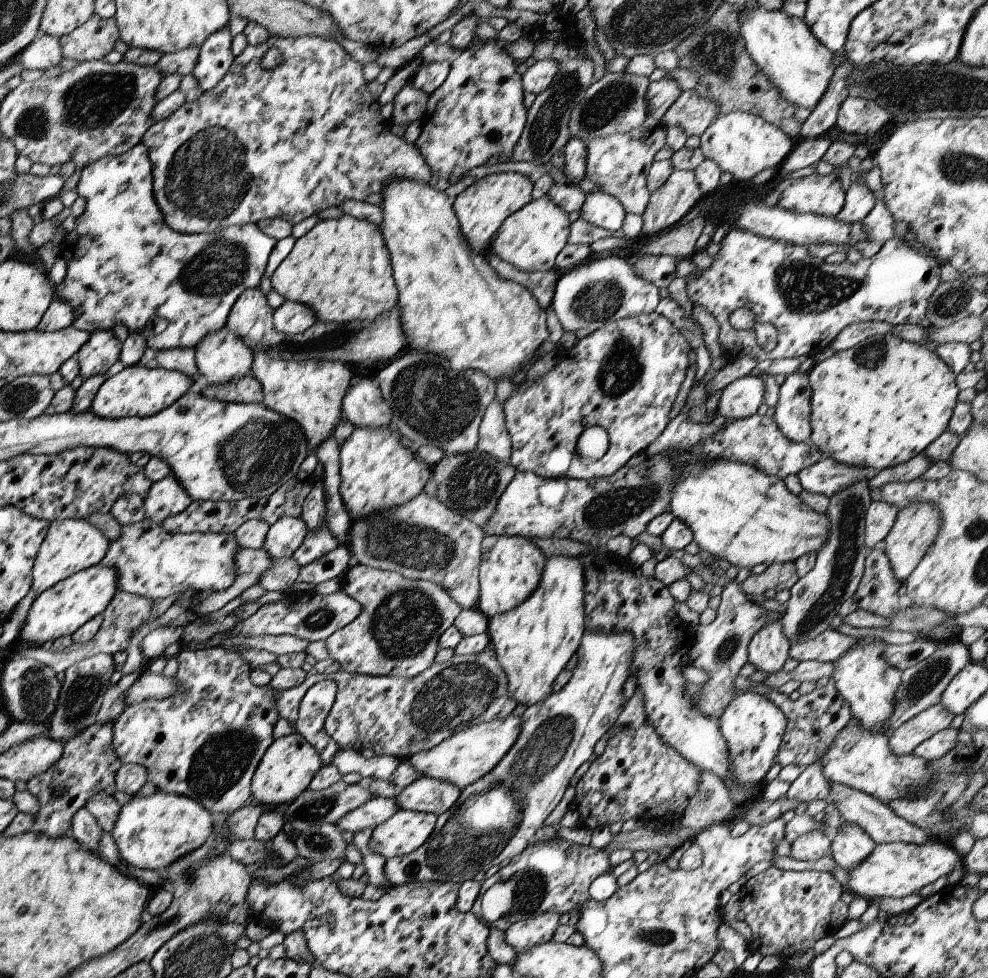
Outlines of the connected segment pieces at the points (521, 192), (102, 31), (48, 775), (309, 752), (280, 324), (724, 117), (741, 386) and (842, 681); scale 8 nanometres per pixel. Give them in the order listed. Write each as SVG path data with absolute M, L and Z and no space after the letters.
M519 173L490 174L474 182L472 186L453 199L453 210L458 218L461 234L474 253L483 254L489 251L490 244L504 220L529 204L533 183Z
M96 14L70 35L59 38L63 58L77 61L104 61L118 39L115 18L104 19Z
M114 721L96 722L90 726L84 733L77 735L71 742L68 742L63 748L63 754L60 760L56 762L46 772L35 775L30 780L30 792L37 799L40 809L33 816L32 829L36 834L46 835L50 838L59 838L65 835L70 829L72 818L77 811L85 807L86 802L97 793L114 795L117 790L115 779L116 774L121 770L124 763L114 753L113 735Z
M299 733L278 738L270 744L262 756L251 781L251 796L260 805L281 805L294 801L302 792L309 789L315 775L324 766L319 751Z
M285 301L273 313L273 328L284 337L302 335L317 321L315 313L307 305L293 301Z
M737 111L718 115L701 135L701 150L736 181L751 180L768 168L779 168L794 150L794 142L780 128L755 113Z
M749 375L728 384L723 389L718 414L730 422L752 417L764 403L765 382L762 376Z
M866 636L858 638L834 664L832 682L845 702L850 706L851 714L864 729L886 732L885 724L894 711L894 696L901 682L902 671L891 666L884 658L887 644L880 638Z

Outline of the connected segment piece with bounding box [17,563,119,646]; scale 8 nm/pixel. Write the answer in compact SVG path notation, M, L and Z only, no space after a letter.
M99 563L75 573L37 596L17 643L51 646L54 640L65 635L71 636L86 622L101 615L118 591L119 572L114 568Z

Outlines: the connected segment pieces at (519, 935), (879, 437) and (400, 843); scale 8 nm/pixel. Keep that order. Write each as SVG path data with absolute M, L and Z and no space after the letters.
M548 912L534 919L513 923L505 931L505 942L519 953L552 941L560 926L560 917L559 913Z
M892 332L866 337L853 348L846 351L836 351L834 356L820 362L820 364L816 364L809 373L809 382L812 388L810 443L820 450L823 457L833 459L835 462L843 463L850 467L859 467L860 469L872 467L882 471L883 469L906 463L924 452L936 438L939 438L948 429L960 392L955 378L956 376L952 370L937 356L934 348L906 342L906 340L901 340L898 335Z
M399 809L391 818L374 827L370 849L387 860L411 854L428 841L437 818L423 811Z

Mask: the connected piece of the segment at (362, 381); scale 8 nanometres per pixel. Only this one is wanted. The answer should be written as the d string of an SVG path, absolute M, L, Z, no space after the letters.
M355 378L342 400L341 414L354 427L388 427L391 423L390 408L385 403L380 388L375 380L370 378Z

